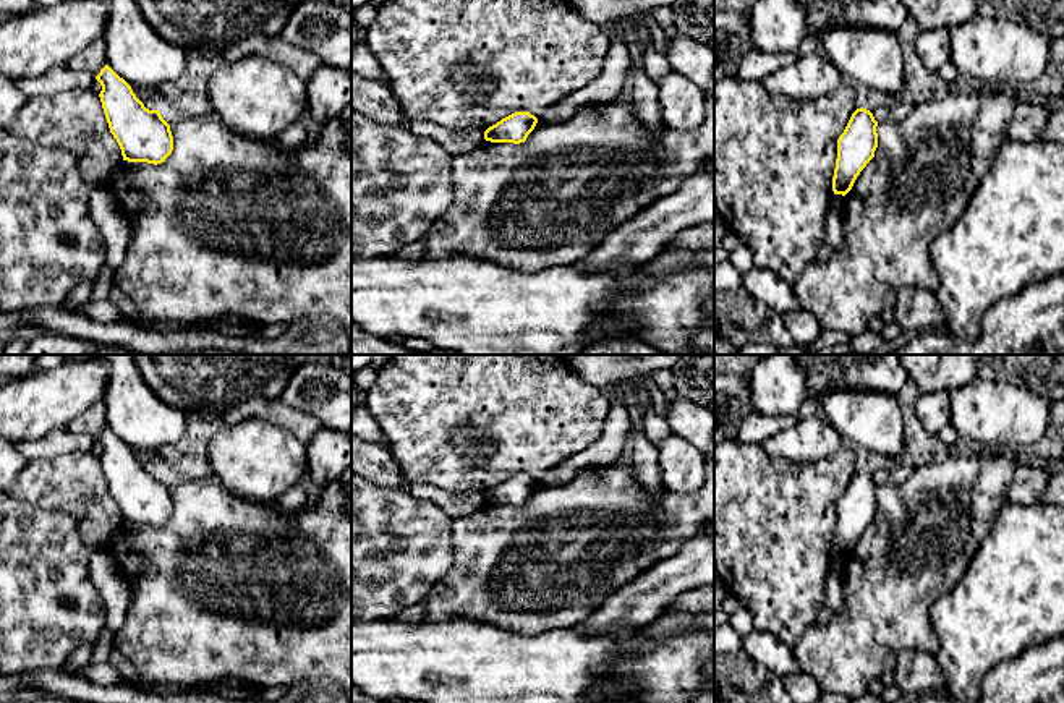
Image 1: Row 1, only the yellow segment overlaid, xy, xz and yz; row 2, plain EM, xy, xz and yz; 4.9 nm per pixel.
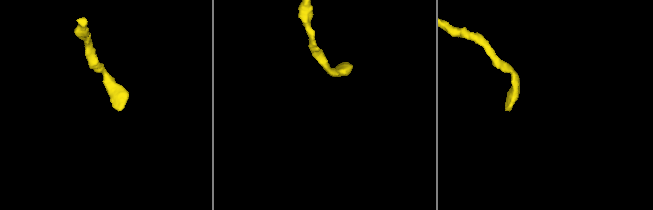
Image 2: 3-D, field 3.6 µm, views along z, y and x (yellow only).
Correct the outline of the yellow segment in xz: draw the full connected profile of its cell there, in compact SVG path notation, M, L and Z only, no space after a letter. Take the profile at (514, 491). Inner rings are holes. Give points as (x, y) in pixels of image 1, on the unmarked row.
M515 475L484 494L484 502L491 505L525 505L534 492L538 481L530 475Z

